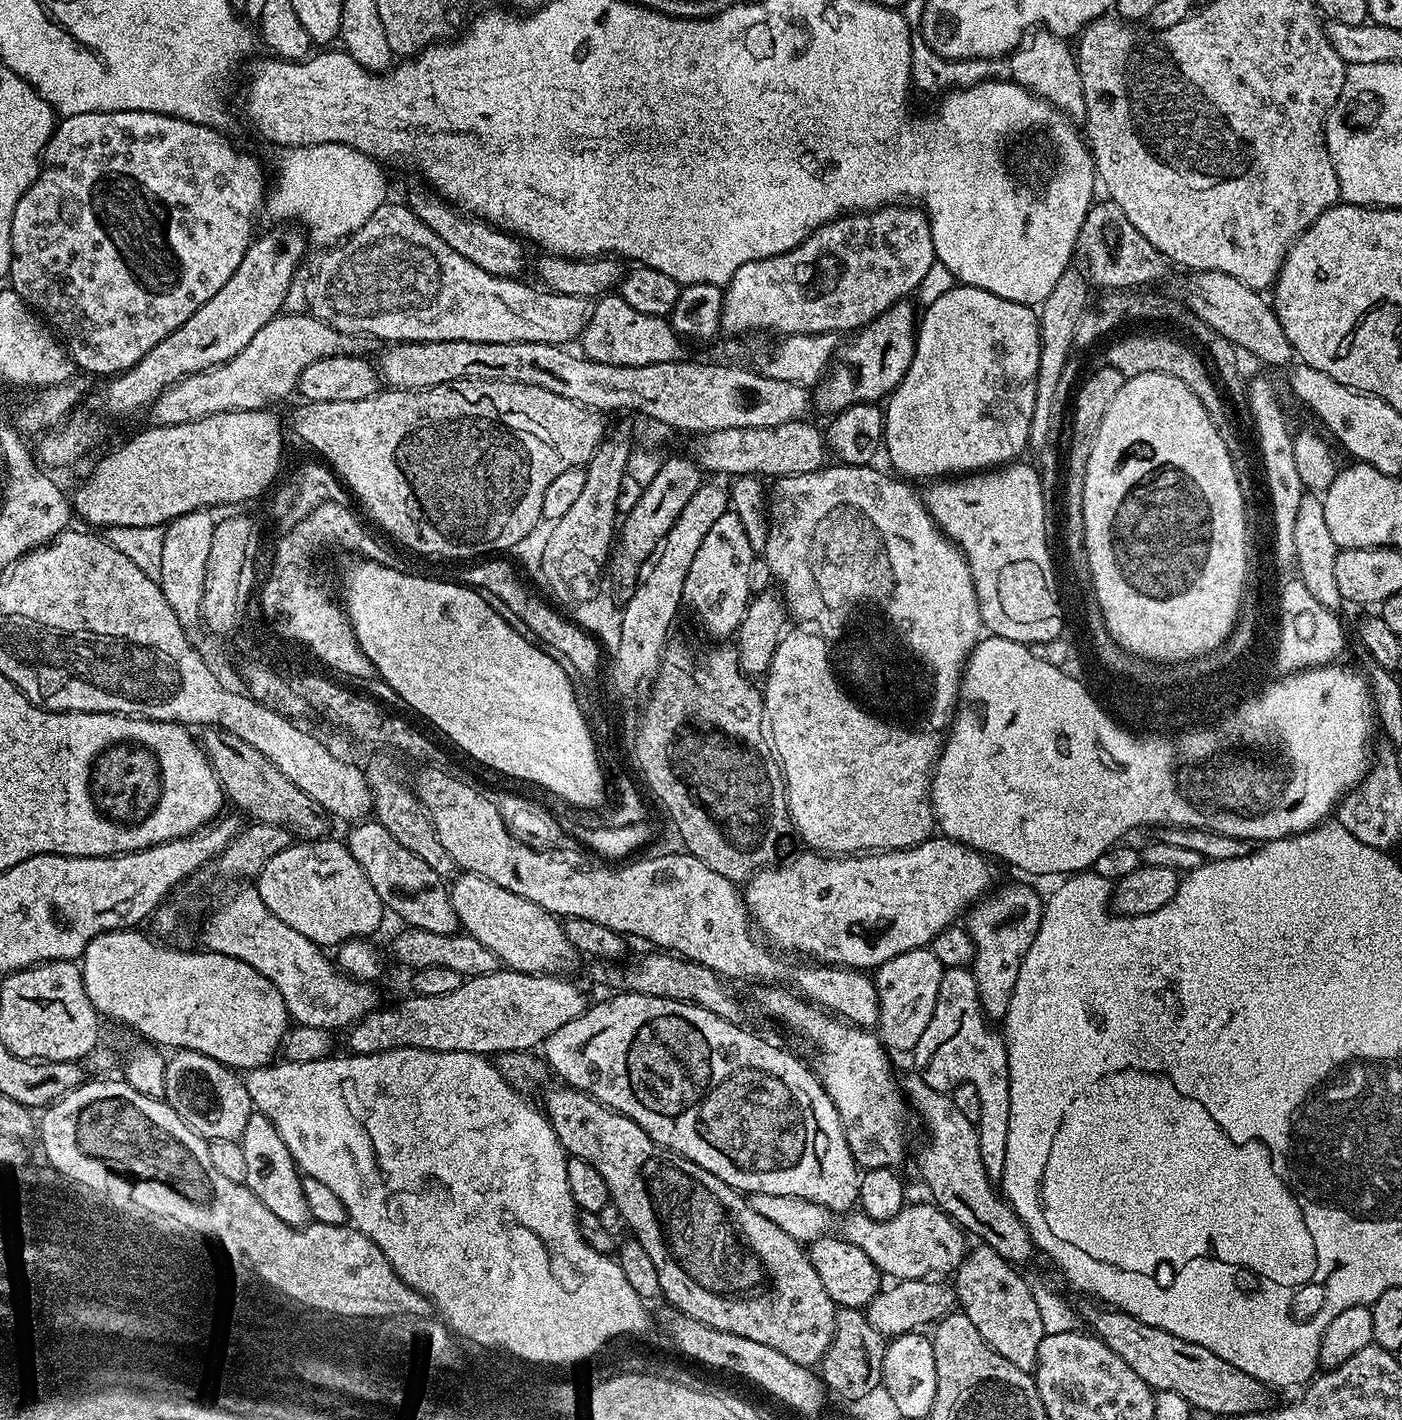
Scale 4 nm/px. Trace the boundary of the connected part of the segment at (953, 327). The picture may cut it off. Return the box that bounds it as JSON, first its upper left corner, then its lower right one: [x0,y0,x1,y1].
[883,286,1040,482]

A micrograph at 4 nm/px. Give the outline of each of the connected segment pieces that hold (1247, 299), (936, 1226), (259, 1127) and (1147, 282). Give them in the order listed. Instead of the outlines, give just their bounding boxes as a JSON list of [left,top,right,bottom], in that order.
[[1186,272,1294,370],[839,1203,966,1281],[238,1111,309,1228],[1076,198,1170,290]]

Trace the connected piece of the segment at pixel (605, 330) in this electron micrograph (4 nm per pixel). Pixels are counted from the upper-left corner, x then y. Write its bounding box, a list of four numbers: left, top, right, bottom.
[582,294,681,366]

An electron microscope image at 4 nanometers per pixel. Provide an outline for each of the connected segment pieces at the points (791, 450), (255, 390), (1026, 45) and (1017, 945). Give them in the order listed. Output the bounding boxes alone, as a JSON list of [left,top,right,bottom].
[[690,418,826,478],[150,314,374,424],[1006,30,1086,121],[966,884,1045,1022]]

